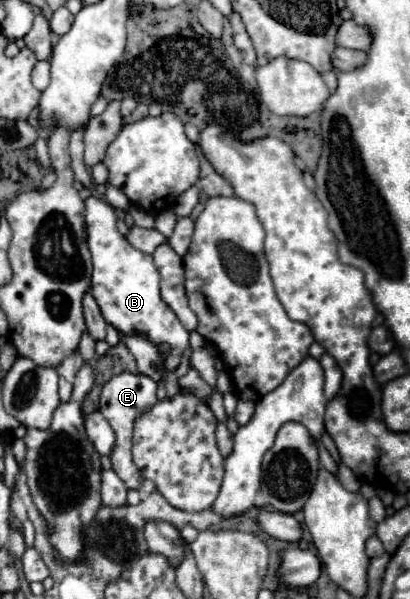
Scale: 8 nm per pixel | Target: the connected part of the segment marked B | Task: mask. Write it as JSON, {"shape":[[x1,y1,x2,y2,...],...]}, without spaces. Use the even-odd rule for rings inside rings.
{"shape":[[89,197,85,201,85,227,87,245,93,255,91,295,99,303,105,321,117,327,117,331,137,331,139,335,147,335,153,343,169,343,171,353,165,357,165,365,167,371,173,371,179,365,183,349,189,345,189,331,161,301,161,277,153,263,153,257,141,253,127,239,123,239,117,229,117,213,105,199]]}

